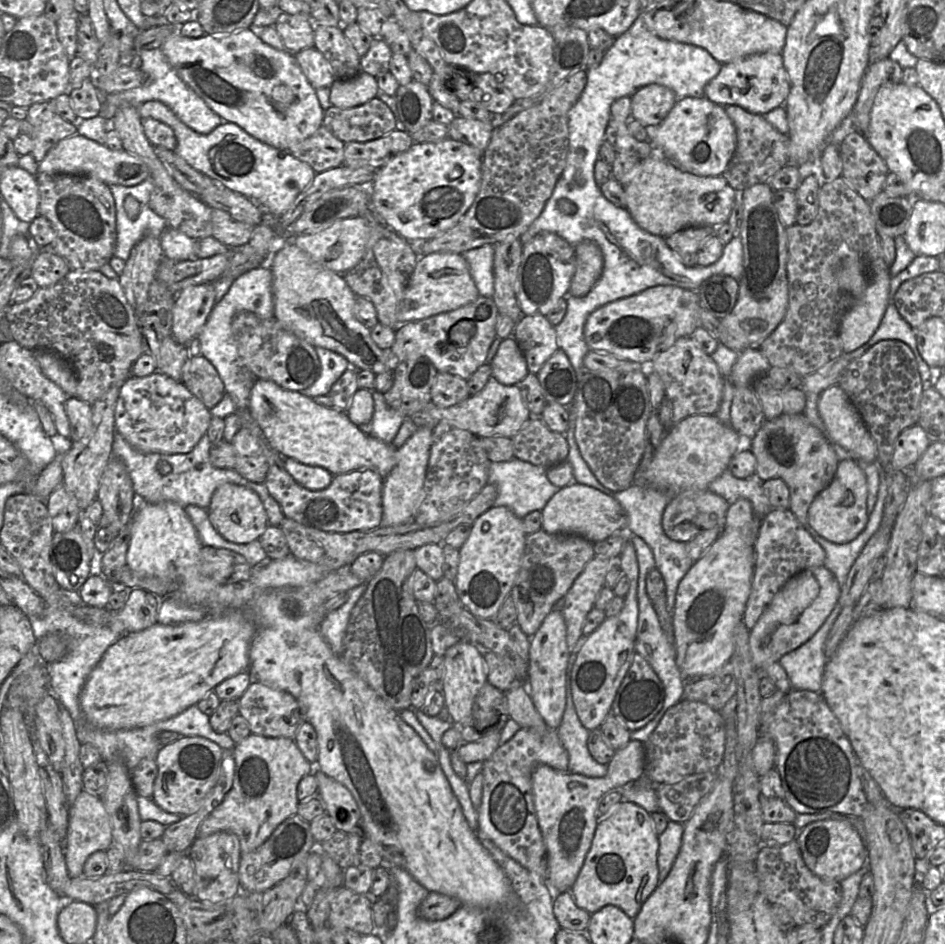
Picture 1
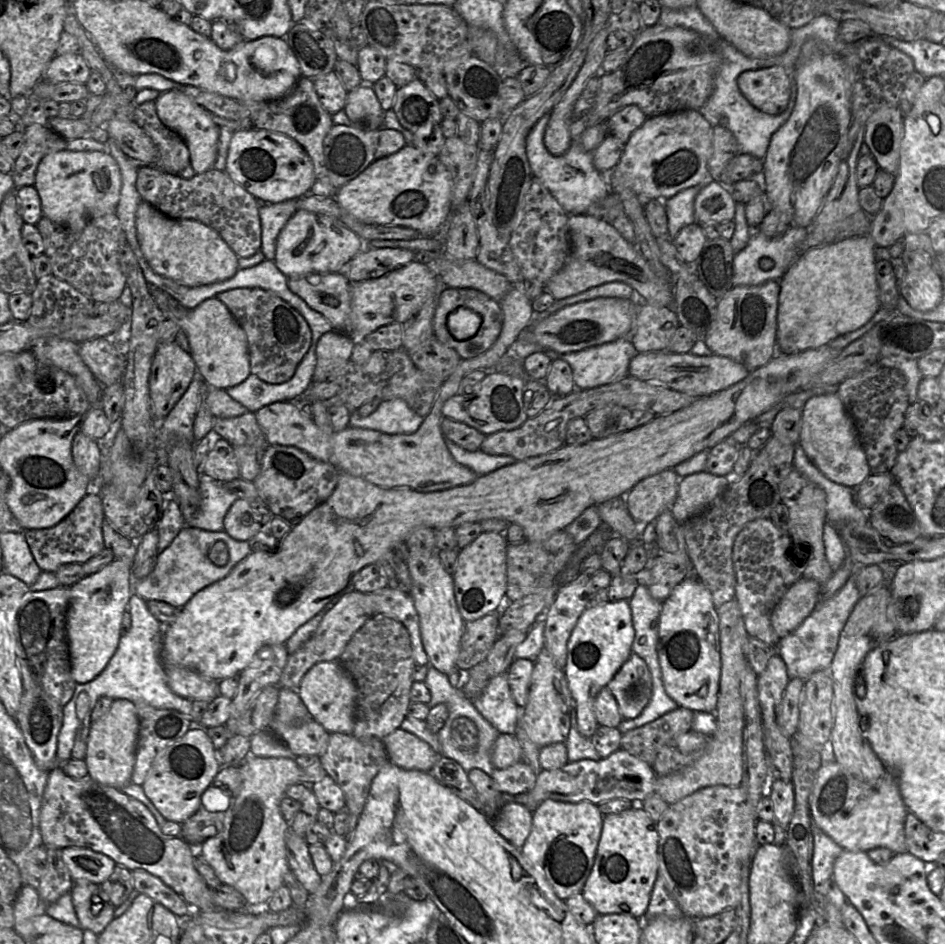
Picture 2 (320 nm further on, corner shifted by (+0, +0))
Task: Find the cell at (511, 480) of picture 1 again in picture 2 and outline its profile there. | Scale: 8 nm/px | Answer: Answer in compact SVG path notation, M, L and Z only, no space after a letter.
M446 439L445 442L453 458L458 463L473 470L477 475L486 475L517 461L517 459L512 456L491 455L480 449L476 451L467 451L448 439Z

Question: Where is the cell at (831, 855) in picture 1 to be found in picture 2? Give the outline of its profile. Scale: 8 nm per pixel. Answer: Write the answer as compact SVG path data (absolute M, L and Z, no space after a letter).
M826 760L817 773L809 810L813 822L844 850L867 852L873 848L885 847L894 854L907 851L904 823L908 809L895 777L888 771L875 785L869 785L855 778L836 761Z

